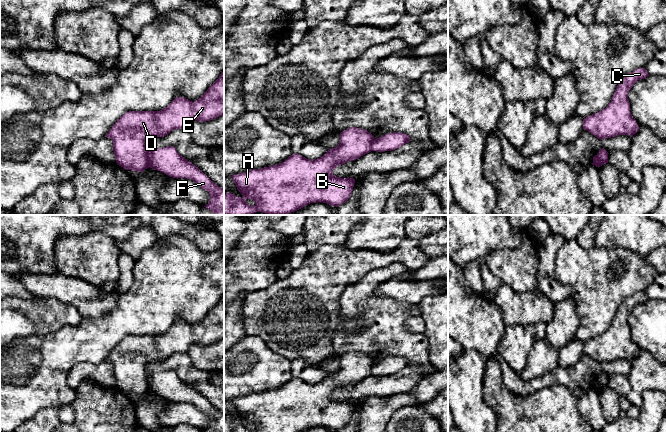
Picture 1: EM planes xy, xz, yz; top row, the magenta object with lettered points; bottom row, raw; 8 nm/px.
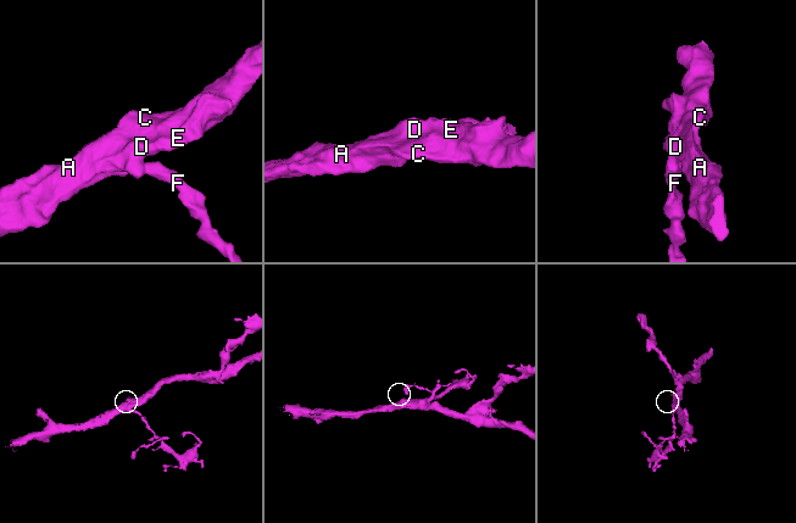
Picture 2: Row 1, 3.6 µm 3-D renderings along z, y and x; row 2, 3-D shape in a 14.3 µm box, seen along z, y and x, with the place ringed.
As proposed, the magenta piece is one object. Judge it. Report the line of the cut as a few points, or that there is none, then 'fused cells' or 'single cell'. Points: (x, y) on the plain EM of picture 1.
xy (147, 375), (150, 390) | fused cells

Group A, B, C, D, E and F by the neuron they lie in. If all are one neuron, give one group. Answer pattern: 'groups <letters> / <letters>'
groups A B C D E / F

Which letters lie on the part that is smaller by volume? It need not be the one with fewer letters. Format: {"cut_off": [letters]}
{"cut_off": ["F"]}

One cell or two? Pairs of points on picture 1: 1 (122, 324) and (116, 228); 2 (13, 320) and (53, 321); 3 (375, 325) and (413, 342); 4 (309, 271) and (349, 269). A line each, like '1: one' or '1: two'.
1: two
2: one
3: one
4: one

